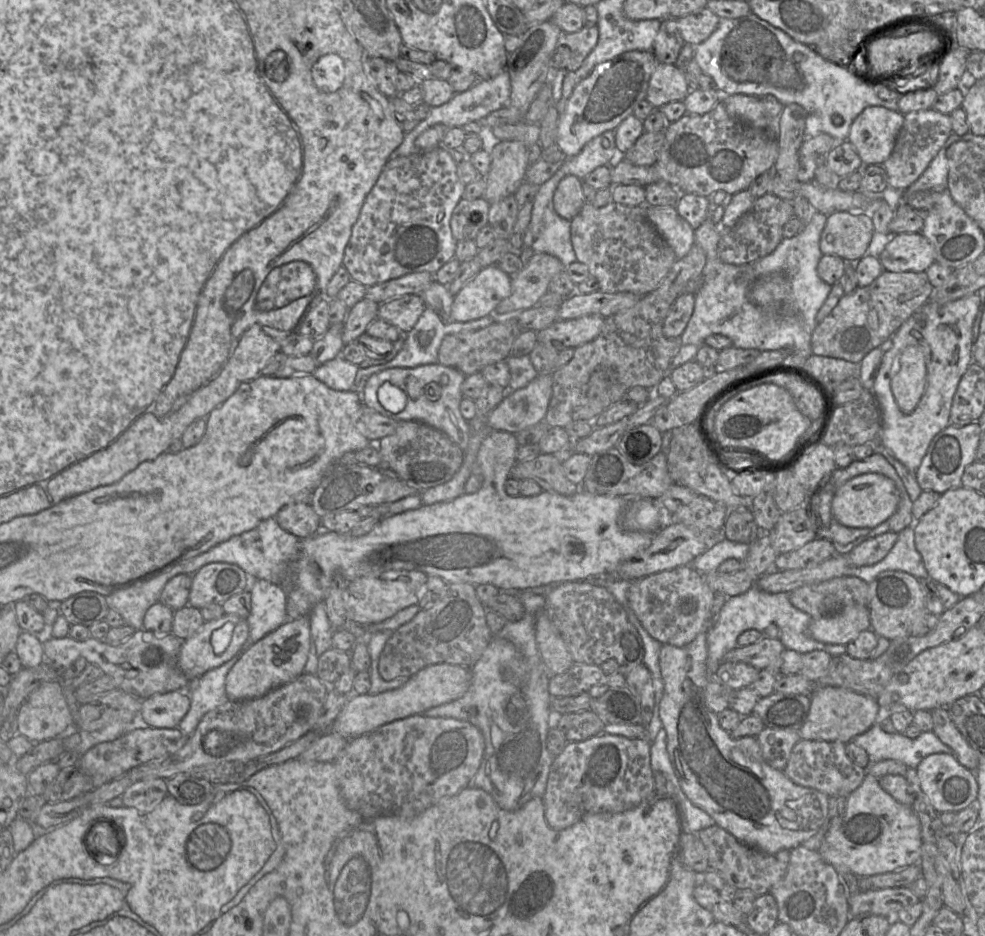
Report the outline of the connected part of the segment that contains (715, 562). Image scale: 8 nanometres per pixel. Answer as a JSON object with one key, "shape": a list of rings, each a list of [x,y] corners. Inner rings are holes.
{"shape":[[[724,539],[696,557],[690,566],[701,574],[717,572],[719,566],[728,559],[745,561],[749,550],[749,544]]]}

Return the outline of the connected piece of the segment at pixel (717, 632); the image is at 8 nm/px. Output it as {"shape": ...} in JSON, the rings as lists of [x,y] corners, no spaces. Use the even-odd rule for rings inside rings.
{"shape":[[[755,584],[745,593],[727,597],[718,615],[713,618],[713,624],[707,631],[707,675],[709,680],[715,678],[719,665],[725,655],[738,647],[738,637],[744,631],[758,630],[764,633],[765,629],[775,624],[780,629],[780,641],[785,649],[806,654],[815,650],[823,650],[832,657],[846,653],[846,645],[827,644],[813,639],[809,635],[808,626],[813,618],[794,607],[790,601],[789,593],[769,593],[759,589]]]}

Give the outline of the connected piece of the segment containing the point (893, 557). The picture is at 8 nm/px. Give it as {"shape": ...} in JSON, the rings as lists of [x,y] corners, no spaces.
{"shape":[[[913,525],[898,533],[895,545],[880,562],[870,566],[850,566],[845,576],[855,576],[869,584],[878,574],[887,570],[903,571],[917,579],[929,577],[922,556],[915,546]]]}

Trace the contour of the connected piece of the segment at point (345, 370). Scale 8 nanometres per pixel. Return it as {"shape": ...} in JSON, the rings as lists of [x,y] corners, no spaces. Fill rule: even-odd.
{"shape":[[[342,356],[319,365],[313,371],[314,377],[326,386],[337,391],[354,390],[354,381],[359,365],[352,364]]]}

